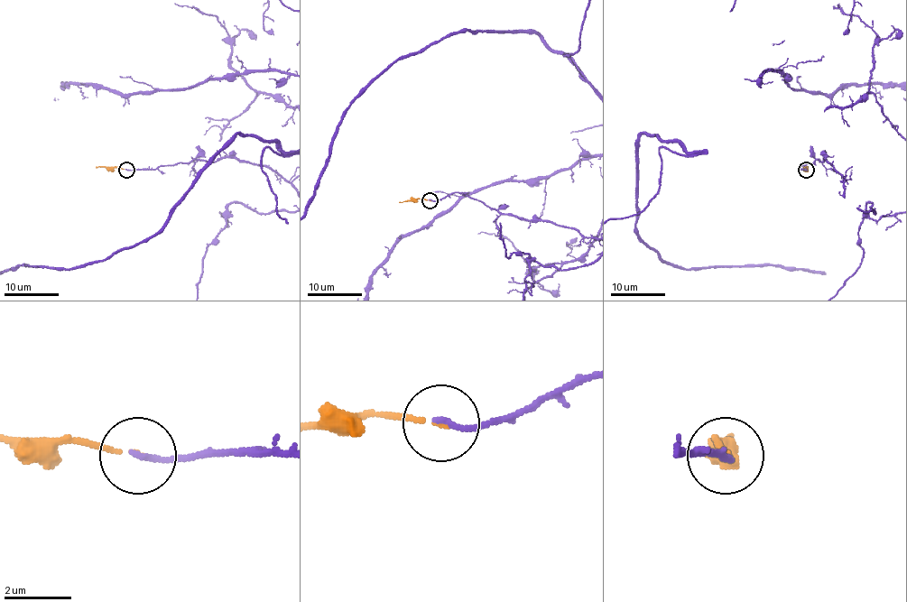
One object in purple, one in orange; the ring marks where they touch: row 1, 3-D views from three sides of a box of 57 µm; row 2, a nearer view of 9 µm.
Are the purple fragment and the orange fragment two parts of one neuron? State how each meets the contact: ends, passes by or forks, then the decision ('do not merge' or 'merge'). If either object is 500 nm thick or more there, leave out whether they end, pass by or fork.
purple ends; orange ends; merge

